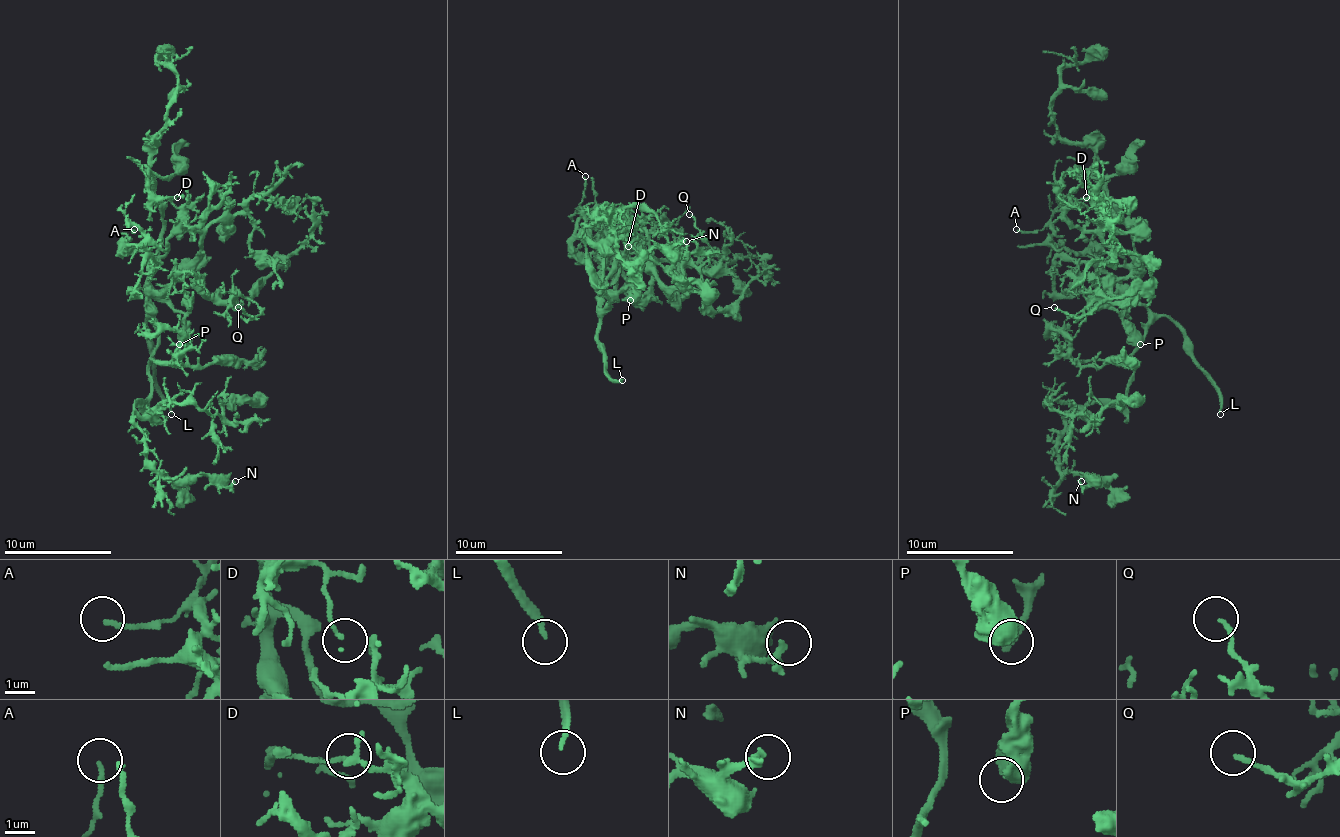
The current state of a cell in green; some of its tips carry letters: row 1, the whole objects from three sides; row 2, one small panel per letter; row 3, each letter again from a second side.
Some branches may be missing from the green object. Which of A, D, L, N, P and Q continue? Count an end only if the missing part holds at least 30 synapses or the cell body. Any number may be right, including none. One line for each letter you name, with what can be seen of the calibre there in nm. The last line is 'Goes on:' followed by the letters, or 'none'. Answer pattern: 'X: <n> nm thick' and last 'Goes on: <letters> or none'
L: 170 nm thick
Goes on: L

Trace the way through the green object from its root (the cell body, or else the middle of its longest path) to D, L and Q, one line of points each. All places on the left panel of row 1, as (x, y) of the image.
D: (160, 294), (147, 286), (163, 227), (163, 205), (150, 170), (152, 192), (177, 197)
L: (160, 294), (150, 299), (147, 336), (152, 358), (152, 382), (160, 390), (163, 403), (171, 414)
Q: (160, 294), (177, 275), (190, 272), (211, 299), (233, 302), (246, 296), (259, 312), (251, 318), (238, 307)

